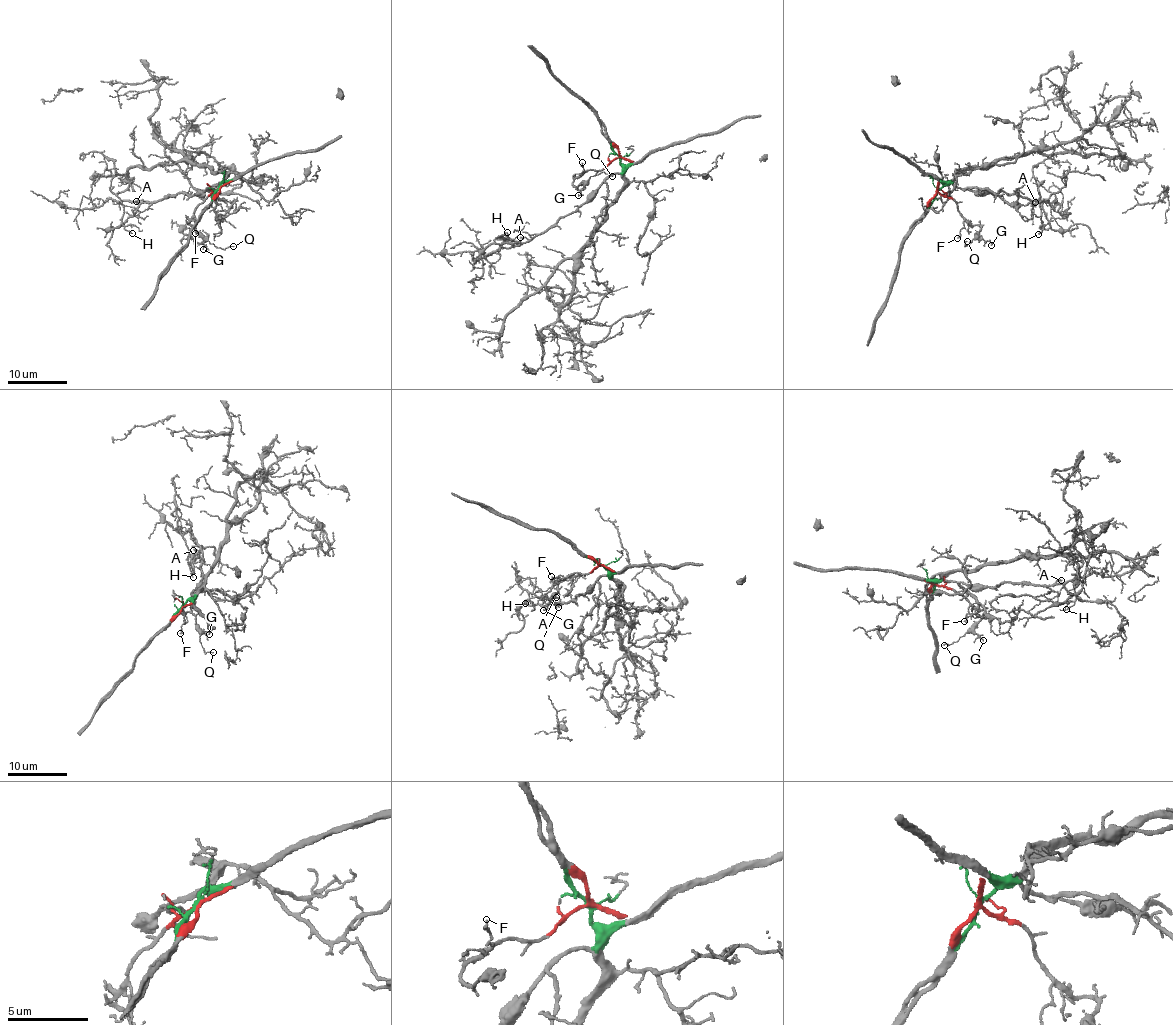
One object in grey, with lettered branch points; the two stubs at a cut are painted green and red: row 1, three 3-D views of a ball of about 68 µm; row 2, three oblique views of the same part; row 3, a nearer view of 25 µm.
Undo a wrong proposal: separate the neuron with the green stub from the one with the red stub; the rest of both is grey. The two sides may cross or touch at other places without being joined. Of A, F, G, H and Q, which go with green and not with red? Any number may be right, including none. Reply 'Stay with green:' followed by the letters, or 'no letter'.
Stay with green: A, H

